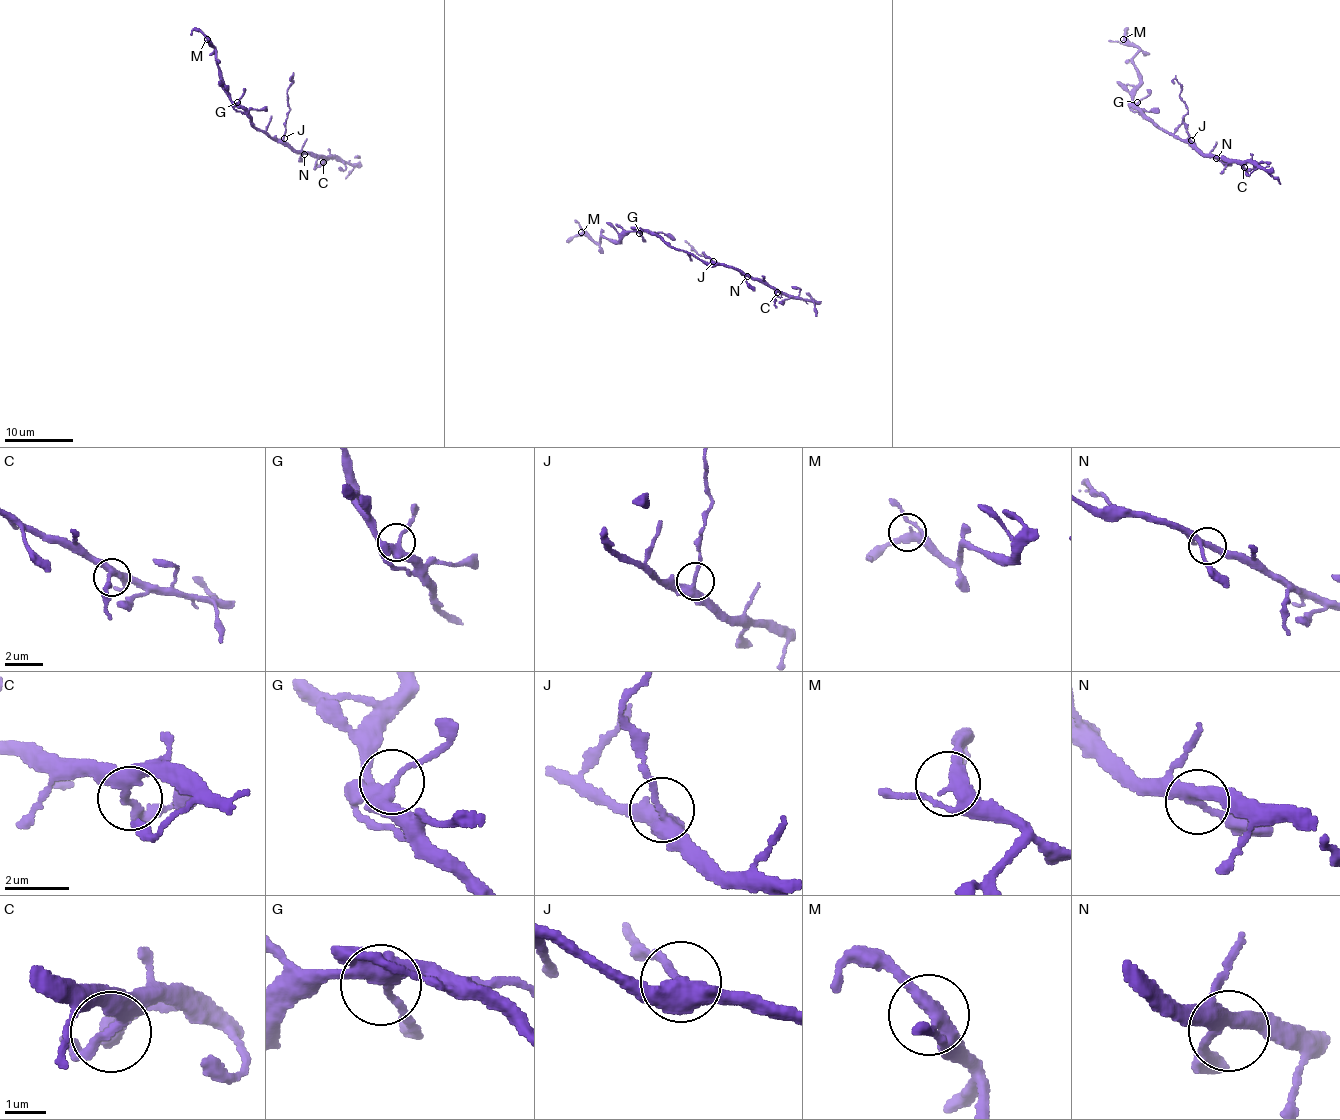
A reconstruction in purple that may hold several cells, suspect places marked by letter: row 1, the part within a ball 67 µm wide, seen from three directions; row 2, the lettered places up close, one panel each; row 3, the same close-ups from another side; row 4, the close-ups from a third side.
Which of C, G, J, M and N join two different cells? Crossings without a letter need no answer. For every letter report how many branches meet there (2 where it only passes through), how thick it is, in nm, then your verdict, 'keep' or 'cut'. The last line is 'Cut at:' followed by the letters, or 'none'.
C: branches 3; calibre 280 nm; keep
G: branches 3; calibre 360 nm; keep
J: branches 3; calibre 320 nm; cut
M: branches 3; calibre 320 nm; keep
N: branches 3; calibre 280 nm; keep
Cut at: J

